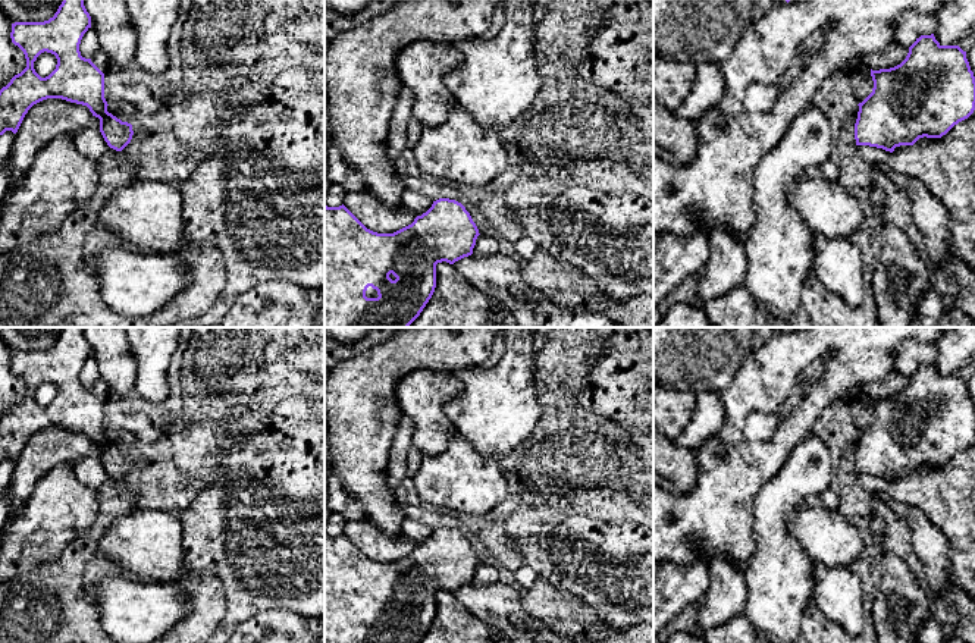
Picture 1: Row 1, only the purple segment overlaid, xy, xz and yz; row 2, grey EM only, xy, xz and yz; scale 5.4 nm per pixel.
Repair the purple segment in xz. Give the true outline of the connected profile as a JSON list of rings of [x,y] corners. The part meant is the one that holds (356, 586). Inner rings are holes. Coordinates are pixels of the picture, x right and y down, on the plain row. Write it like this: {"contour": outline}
{"contour": [[[449,527],[433,530],[426,542],[394,562],[367,558],[344,533],[325,533],[325,643],[420,643],[436,617],[436,593],[471,584],[479,564],[465,536]]]}

